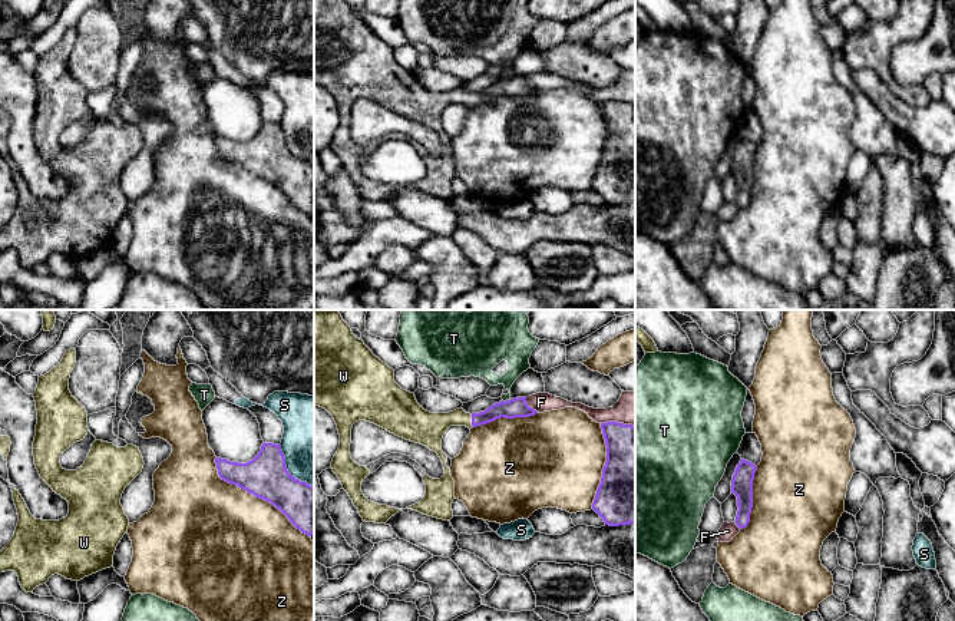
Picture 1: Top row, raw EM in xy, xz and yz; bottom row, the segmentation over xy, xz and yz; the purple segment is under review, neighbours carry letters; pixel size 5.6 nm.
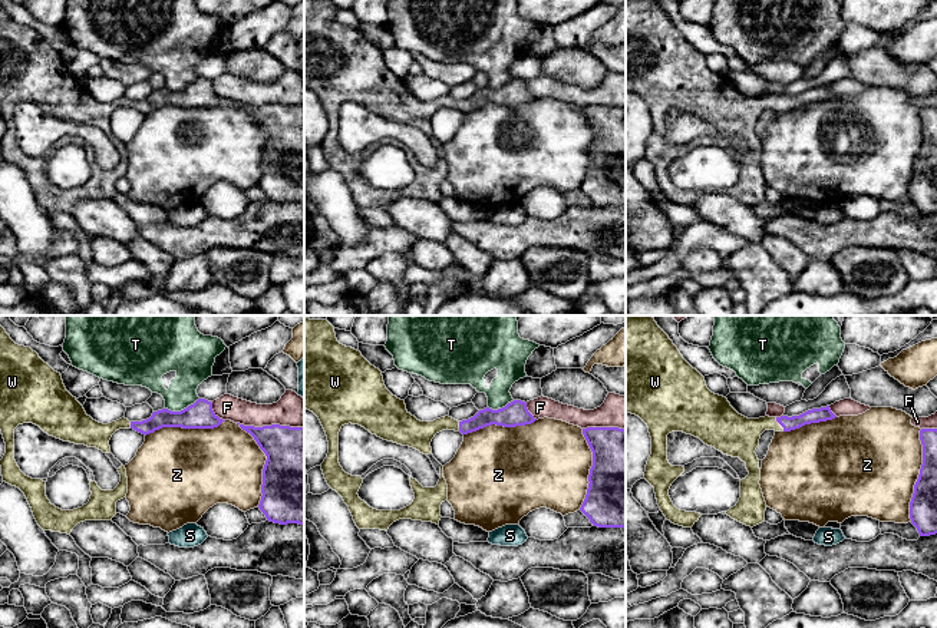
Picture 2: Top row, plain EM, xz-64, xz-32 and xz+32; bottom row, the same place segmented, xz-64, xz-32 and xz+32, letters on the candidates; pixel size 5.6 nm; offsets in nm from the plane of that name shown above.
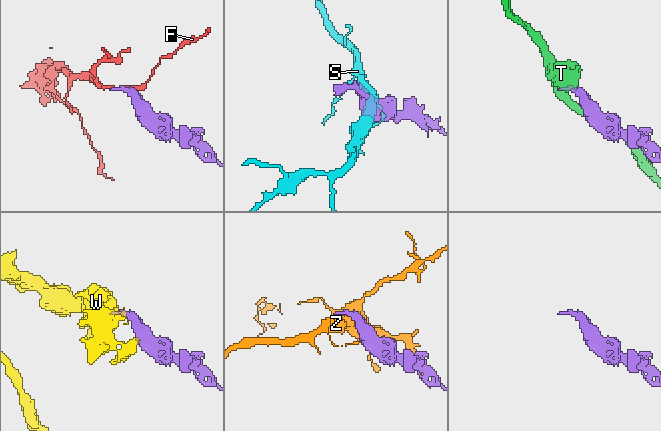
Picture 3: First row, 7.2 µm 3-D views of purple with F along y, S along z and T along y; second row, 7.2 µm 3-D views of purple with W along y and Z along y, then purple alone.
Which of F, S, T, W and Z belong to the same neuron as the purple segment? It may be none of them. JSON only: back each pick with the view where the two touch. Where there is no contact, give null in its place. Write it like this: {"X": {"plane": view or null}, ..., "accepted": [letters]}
{"W": {"plane": "xz"}, "accepted": ["W"]}

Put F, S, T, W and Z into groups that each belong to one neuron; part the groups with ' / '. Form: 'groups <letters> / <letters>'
groups F / S / T / W / Z

